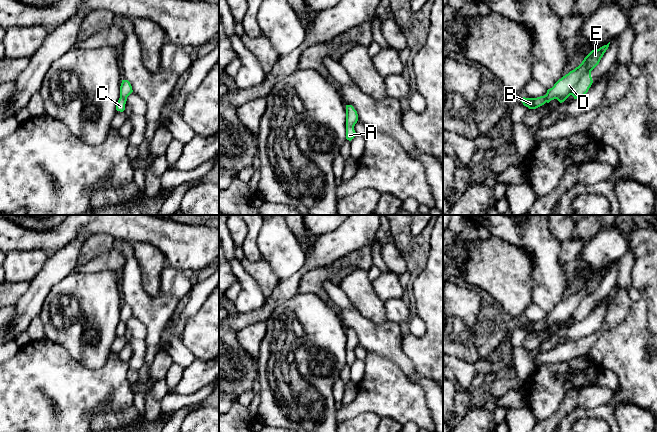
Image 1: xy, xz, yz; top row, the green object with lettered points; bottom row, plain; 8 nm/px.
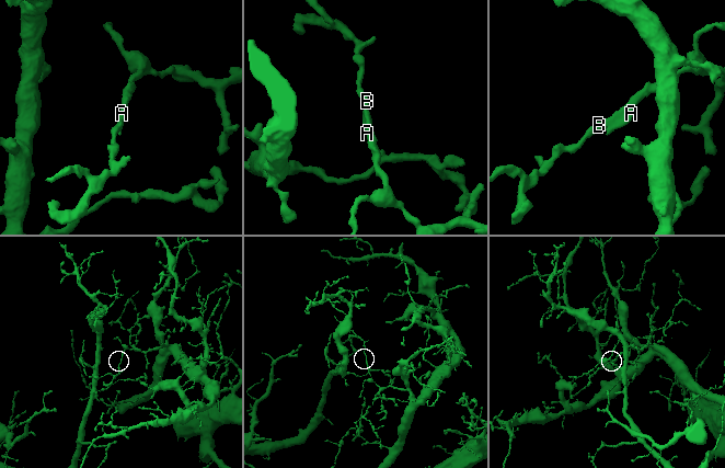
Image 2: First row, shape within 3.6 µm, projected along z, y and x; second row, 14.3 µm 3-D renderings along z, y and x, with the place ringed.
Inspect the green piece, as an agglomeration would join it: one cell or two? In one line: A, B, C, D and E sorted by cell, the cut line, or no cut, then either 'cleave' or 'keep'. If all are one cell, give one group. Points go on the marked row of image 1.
groups A B C D E; cut none; keep

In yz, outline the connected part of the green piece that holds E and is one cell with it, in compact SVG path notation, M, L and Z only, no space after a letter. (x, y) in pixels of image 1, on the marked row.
M610 42L597 50L592 50L578 67L559 79L552 88L547 90L544 96L537 98L523 97L521 101L523 105L529 109L536 109L554 99L562 103L570 95L574 99L584 96L593 83L591 71L599 64L609 44Z

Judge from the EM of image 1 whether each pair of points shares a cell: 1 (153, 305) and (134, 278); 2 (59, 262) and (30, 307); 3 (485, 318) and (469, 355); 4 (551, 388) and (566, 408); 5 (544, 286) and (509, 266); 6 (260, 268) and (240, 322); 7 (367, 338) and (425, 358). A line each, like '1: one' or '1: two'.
1: one
2: one
3: two
4: two
5: two
6: two
7: two

